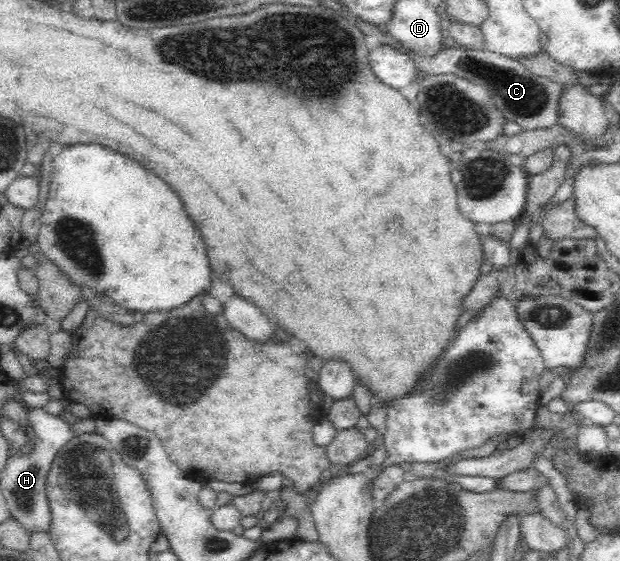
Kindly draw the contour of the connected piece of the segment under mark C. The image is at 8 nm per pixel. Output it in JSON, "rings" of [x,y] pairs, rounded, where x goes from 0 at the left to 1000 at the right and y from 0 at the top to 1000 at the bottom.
{"rings":[[[737,80],[734,86],[715,89],[715,94],[697,103],[669,98],[668,109],[669,116],[684,127],[687,134],[735,134],[777,152],[790,166],[805,198],[813,201],[821,216],[837,217],[837,221],[842,223],[842,226],[848,226],[850,232],[900,221],[903,180],[915,153],[895,148],[885,139],[869,137],[856,130],[837,107],[826,107],[813,98],[773,86],[750,86]]]}

